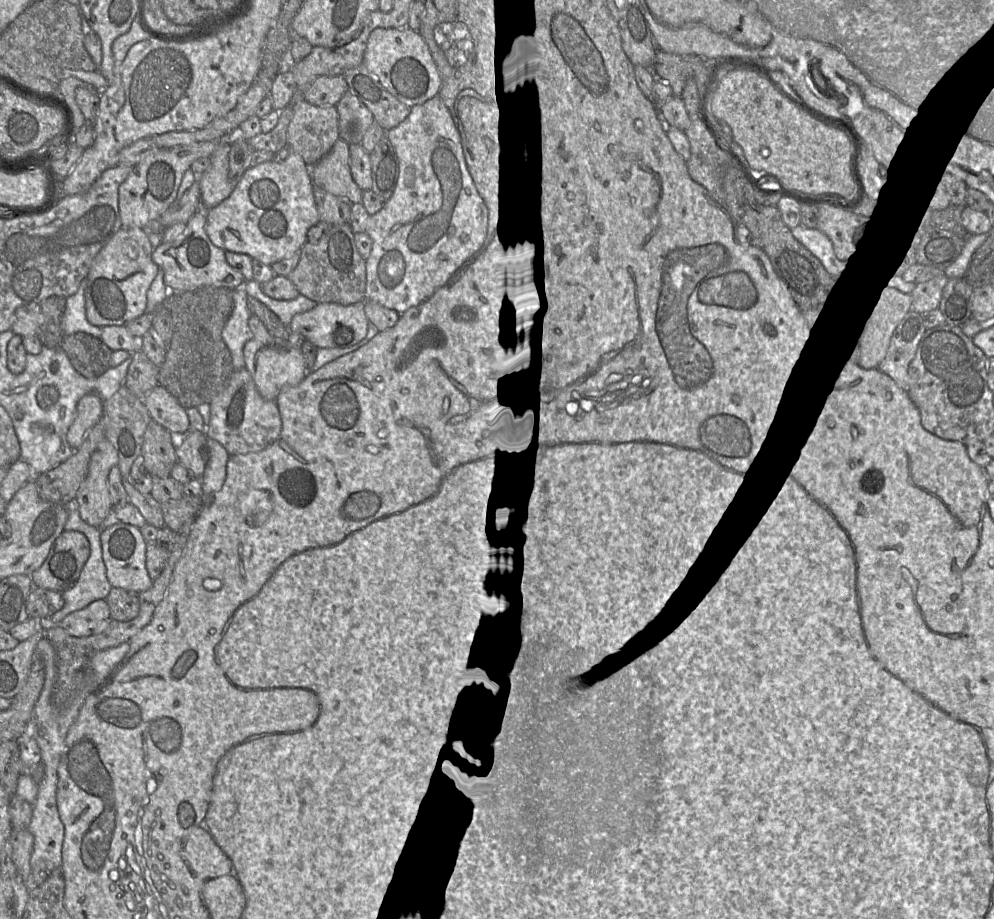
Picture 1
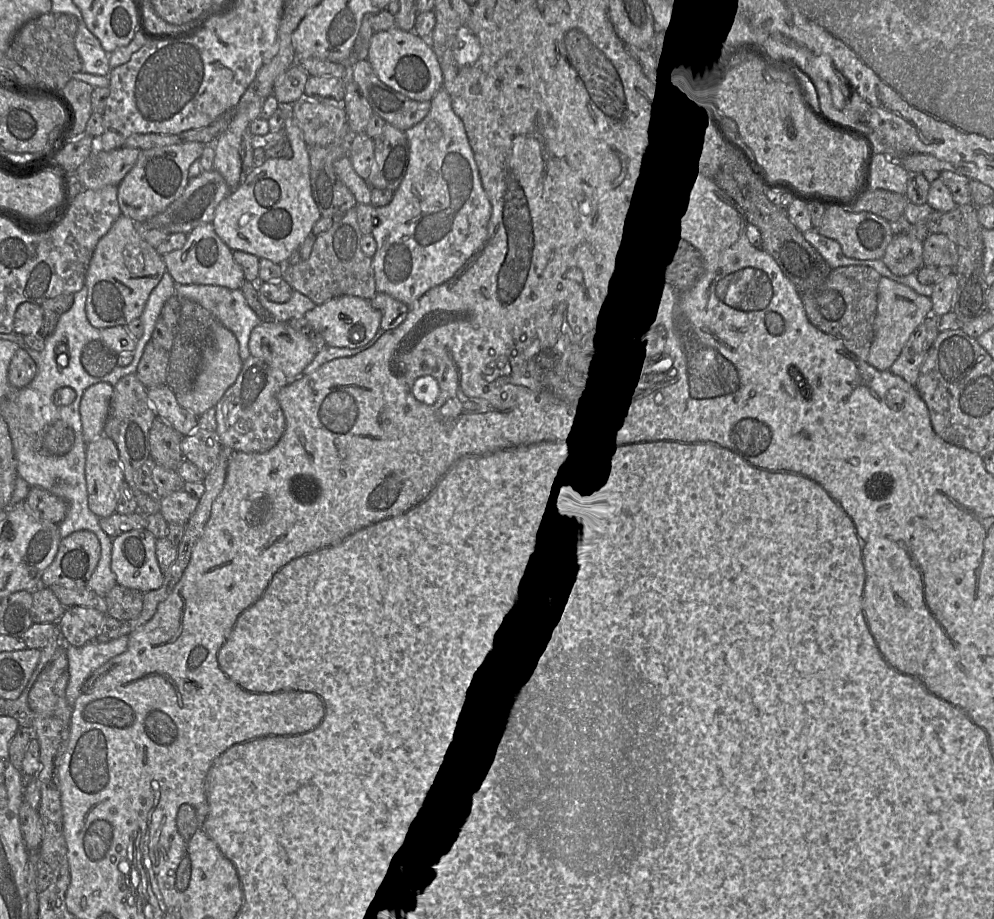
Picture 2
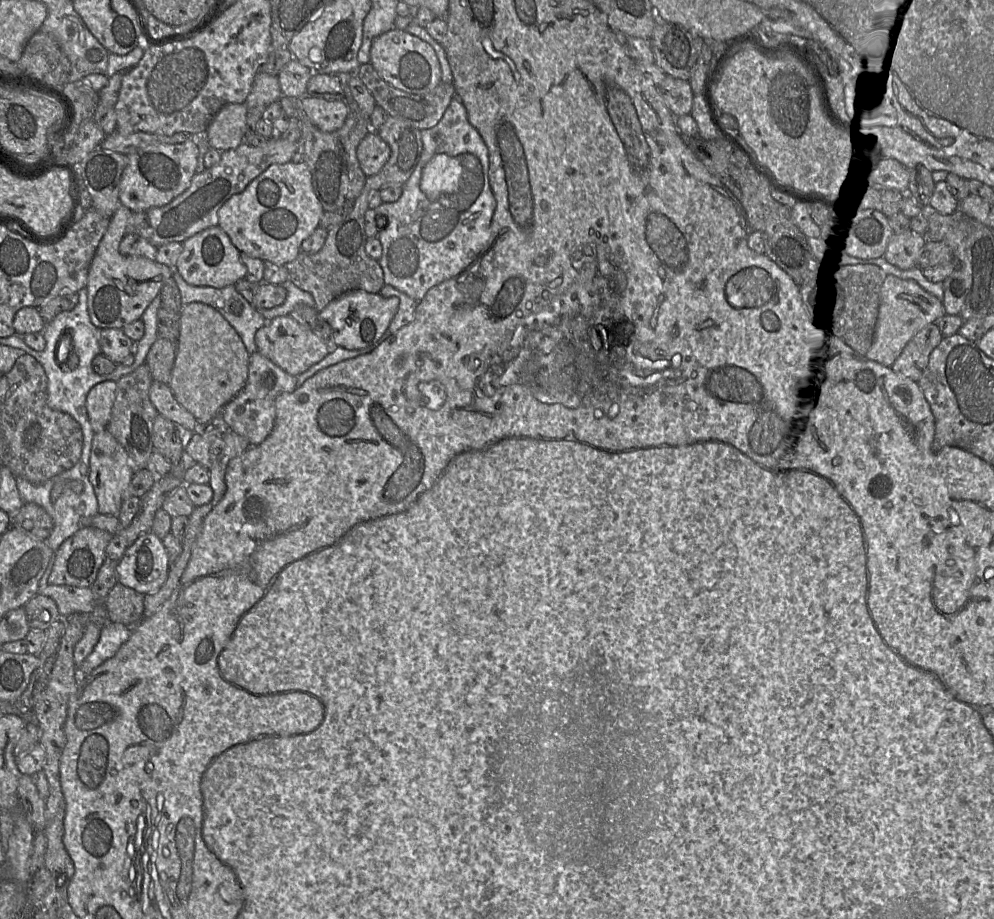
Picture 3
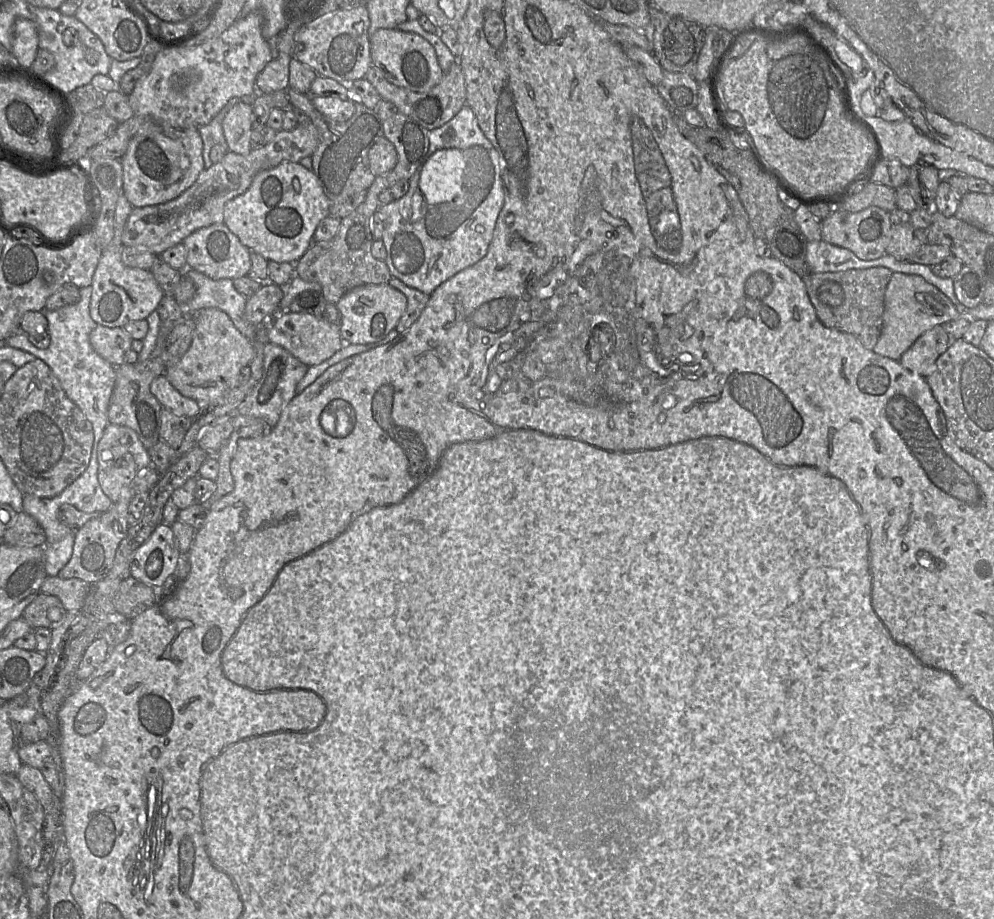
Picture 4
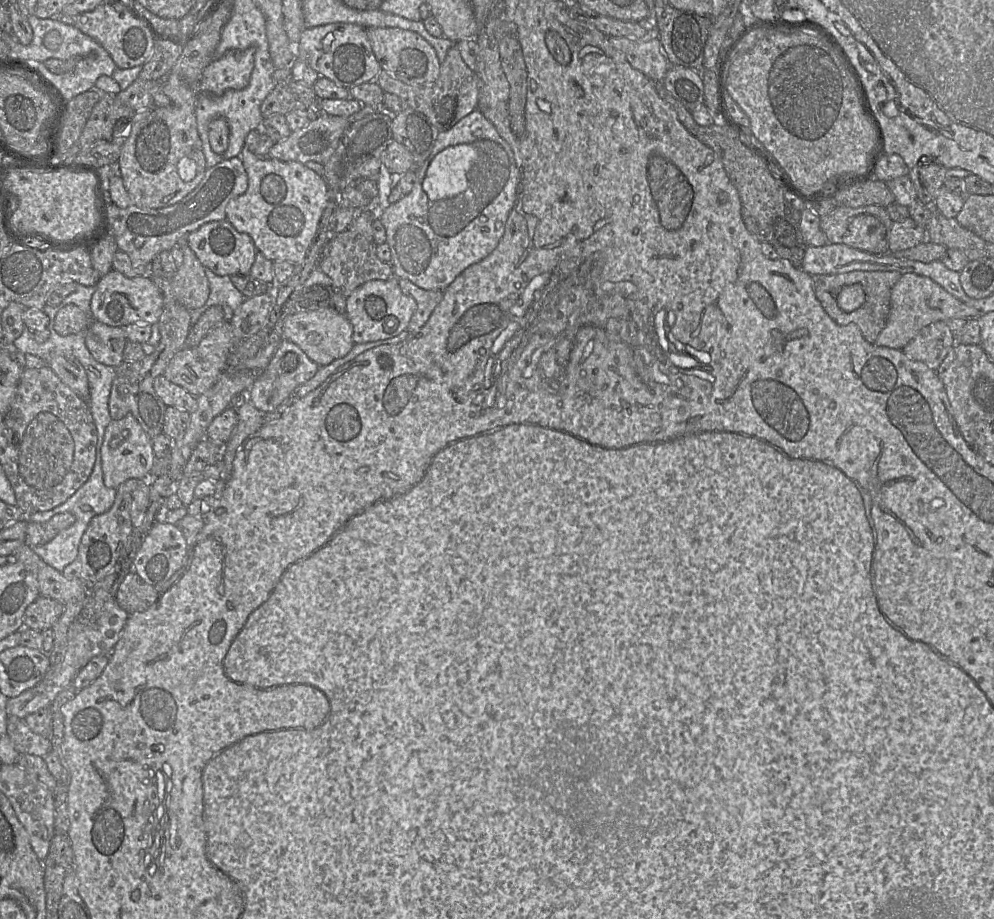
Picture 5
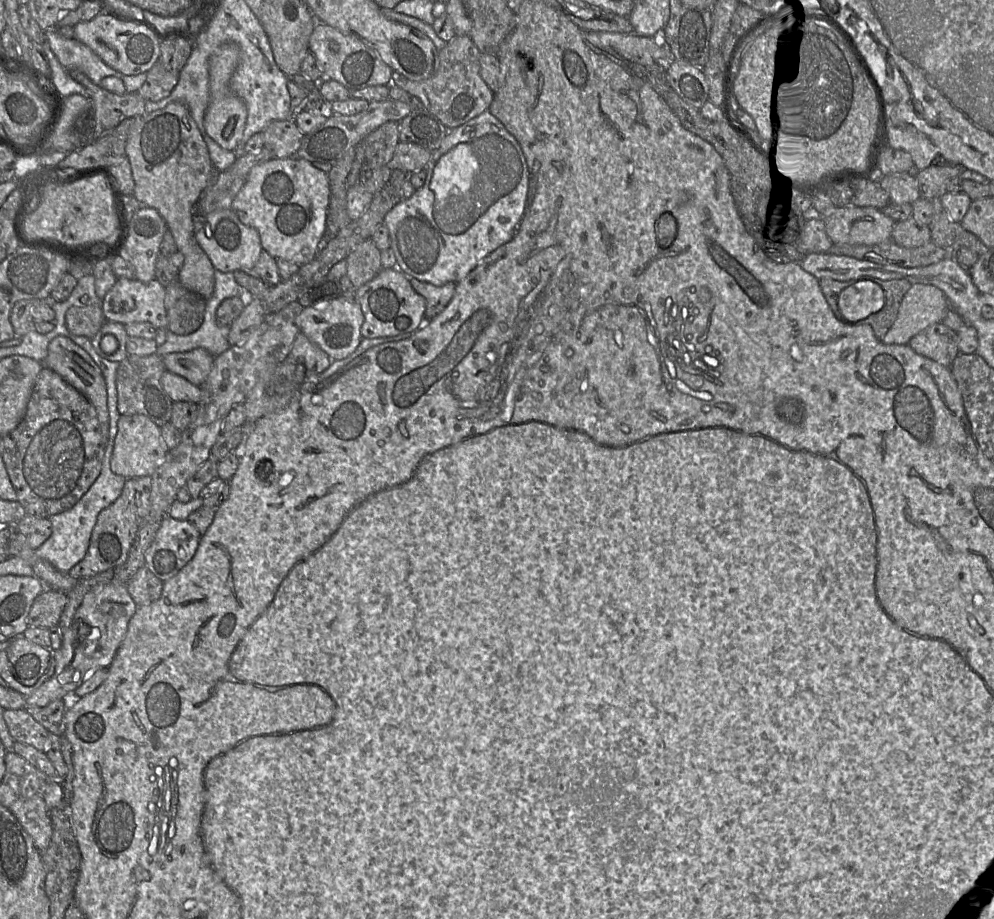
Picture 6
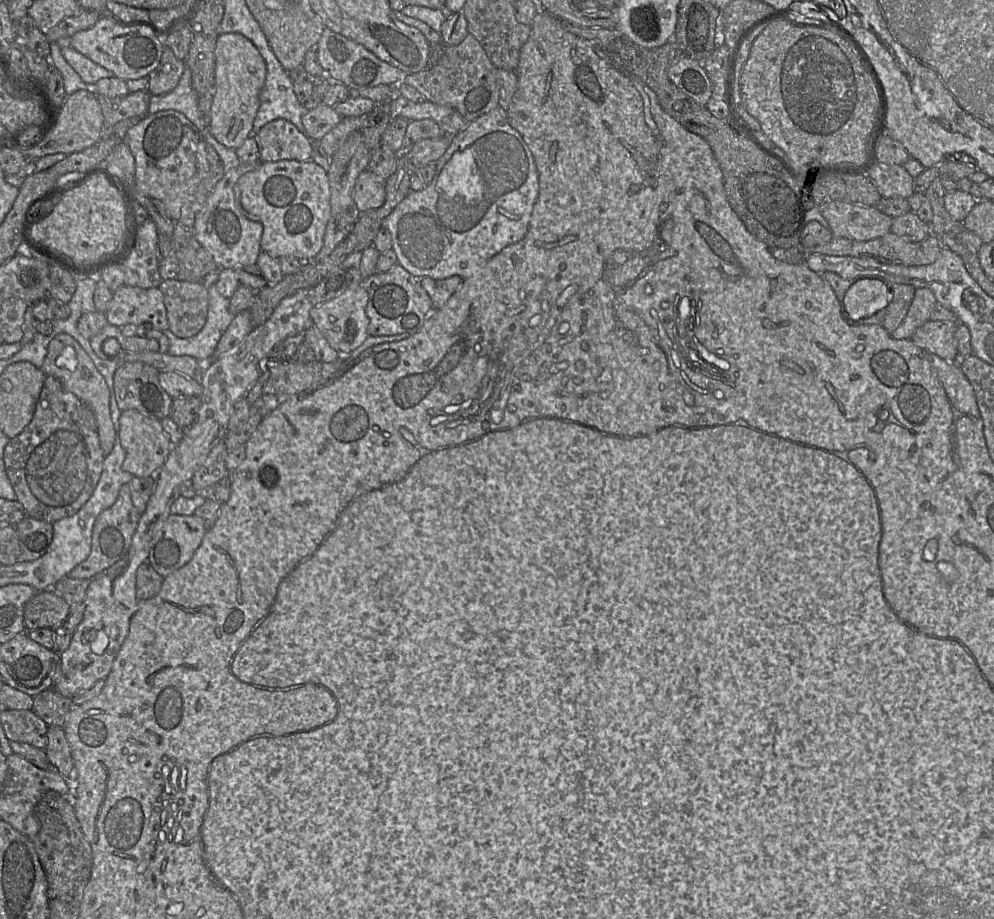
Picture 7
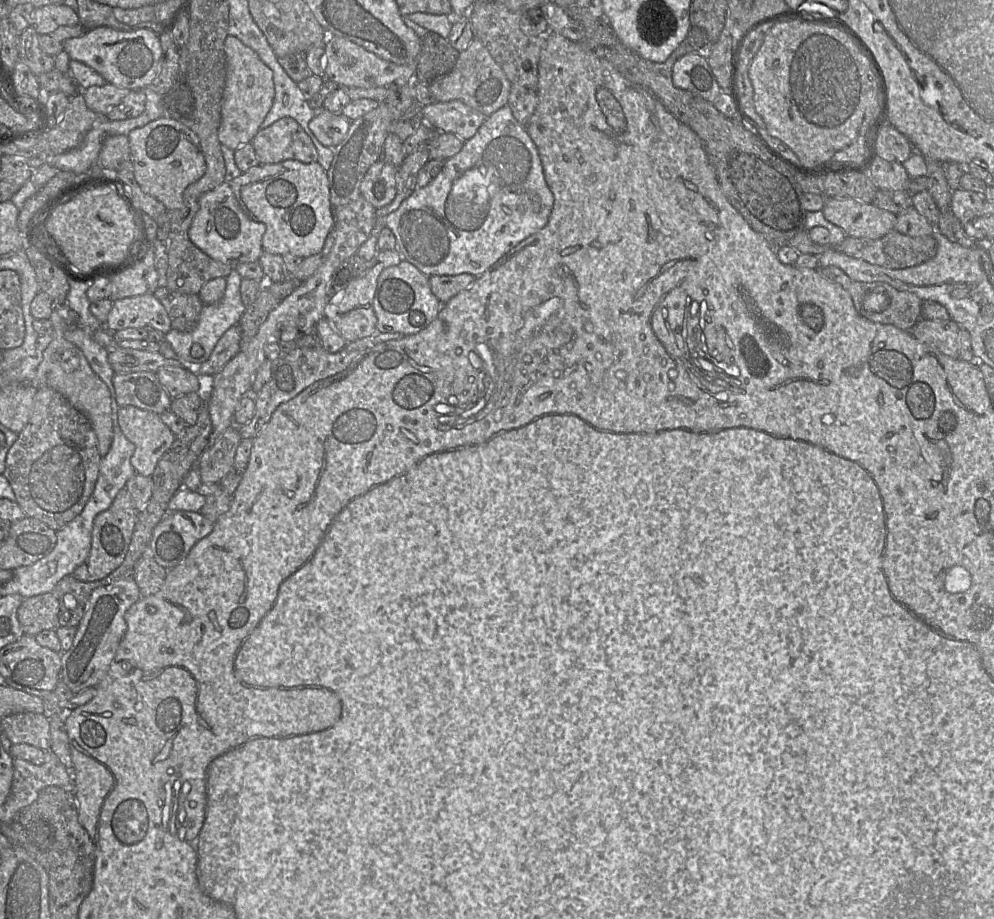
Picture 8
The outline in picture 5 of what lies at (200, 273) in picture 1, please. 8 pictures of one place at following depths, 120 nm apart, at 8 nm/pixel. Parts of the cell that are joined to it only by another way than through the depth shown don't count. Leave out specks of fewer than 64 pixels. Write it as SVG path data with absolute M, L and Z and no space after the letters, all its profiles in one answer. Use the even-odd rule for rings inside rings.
M227 220L208 222L187 235L187 243L199 261L218 276L250 274L257 249L252 238L238 232Z

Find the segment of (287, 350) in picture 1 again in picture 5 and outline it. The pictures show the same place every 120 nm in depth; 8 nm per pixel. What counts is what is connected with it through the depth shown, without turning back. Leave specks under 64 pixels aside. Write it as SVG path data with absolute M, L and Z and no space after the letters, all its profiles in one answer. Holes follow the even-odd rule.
M328 306L314 311L292 313L284 321L282 338L299 346L319 366L342 358L352 349L353 326L345 315Z

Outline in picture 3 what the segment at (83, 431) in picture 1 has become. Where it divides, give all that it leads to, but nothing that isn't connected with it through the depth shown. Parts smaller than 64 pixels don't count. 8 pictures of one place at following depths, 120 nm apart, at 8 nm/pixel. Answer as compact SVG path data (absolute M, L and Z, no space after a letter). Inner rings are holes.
M104 381L96 384L86 398L88 417L94 433L106 430L116 397L116 382Z

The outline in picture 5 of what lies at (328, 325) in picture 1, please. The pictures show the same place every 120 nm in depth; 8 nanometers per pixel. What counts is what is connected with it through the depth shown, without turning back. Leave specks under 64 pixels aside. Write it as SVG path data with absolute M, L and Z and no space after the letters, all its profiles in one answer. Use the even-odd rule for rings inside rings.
M395 276L387 280L371 280L362 284L346 298L345 316L353 326L354 344L398 336L407 330L416 308L415 299L402 292L399 280Z

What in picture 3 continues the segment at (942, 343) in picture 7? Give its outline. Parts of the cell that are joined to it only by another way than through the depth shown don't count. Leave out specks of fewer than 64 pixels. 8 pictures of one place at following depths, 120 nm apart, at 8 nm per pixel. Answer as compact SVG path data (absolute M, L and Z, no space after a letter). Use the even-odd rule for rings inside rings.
M935 323L925 326L908 342L890 368L918 383L928 365L931 352L942 339L943 336Z

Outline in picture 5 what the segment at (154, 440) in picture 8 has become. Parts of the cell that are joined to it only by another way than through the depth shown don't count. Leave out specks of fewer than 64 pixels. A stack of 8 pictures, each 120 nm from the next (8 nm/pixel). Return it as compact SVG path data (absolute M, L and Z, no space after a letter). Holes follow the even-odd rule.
M133 416L112 420L105 430L101 461L104 484L108 488L117 489L129 479L151 479L151 471L156 463L152 439Z

